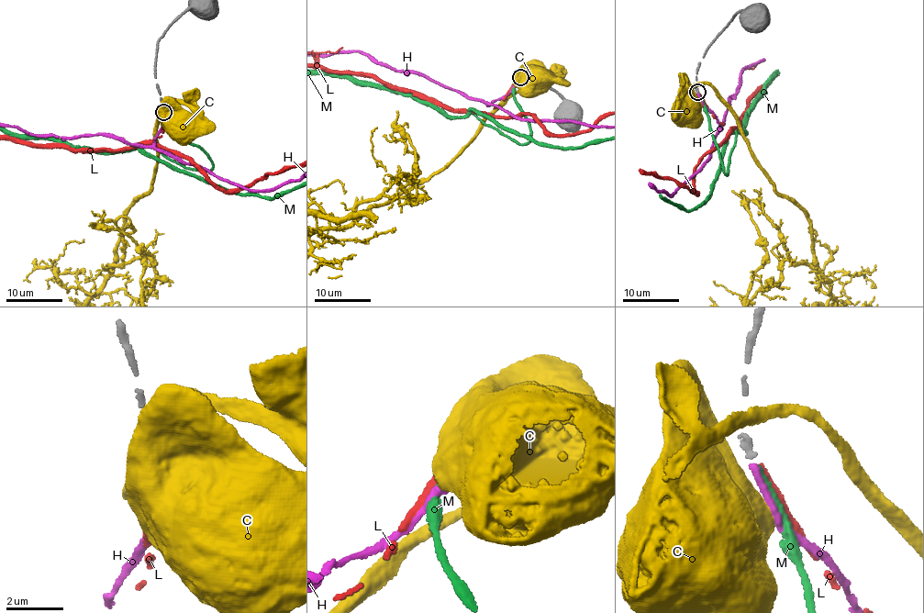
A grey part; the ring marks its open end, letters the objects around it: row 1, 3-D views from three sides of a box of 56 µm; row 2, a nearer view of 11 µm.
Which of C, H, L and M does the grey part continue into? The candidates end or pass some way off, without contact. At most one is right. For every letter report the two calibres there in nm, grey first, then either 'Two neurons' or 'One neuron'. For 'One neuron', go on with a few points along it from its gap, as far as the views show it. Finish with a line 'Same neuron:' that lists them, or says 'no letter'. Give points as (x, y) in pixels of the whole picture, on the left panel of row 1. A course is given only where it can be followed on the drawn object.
C: Thickness 190 nm (grey) against 850 nm. Two neurons
H: Thickness 190 nm (grey) against 240 nm. Two neurons
L: Thickness 190 nm (grey) against 280 nm. Two neurons
M: Thickness 190 nm (grey) against 240 nm. One neuron
Same neuron: M

